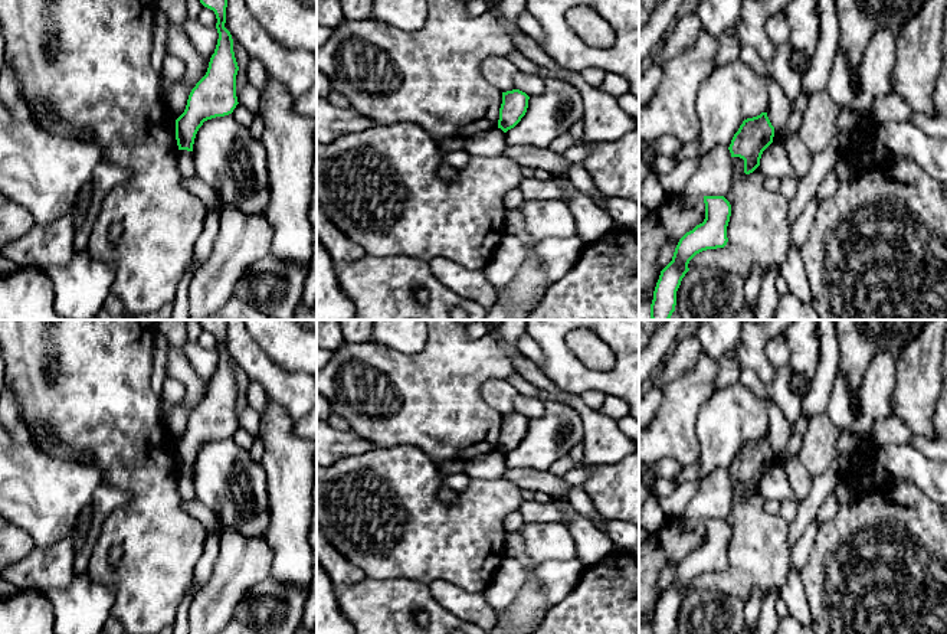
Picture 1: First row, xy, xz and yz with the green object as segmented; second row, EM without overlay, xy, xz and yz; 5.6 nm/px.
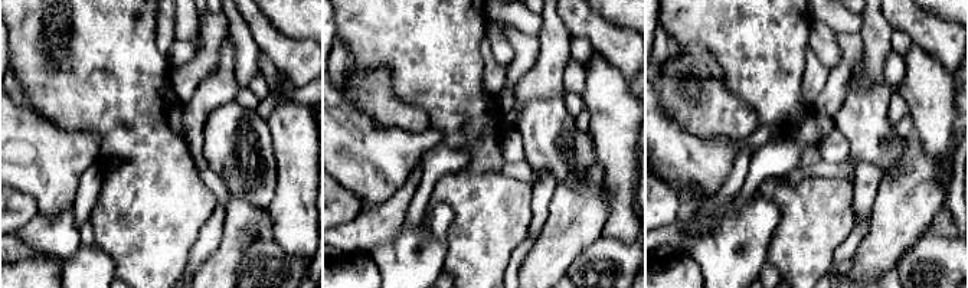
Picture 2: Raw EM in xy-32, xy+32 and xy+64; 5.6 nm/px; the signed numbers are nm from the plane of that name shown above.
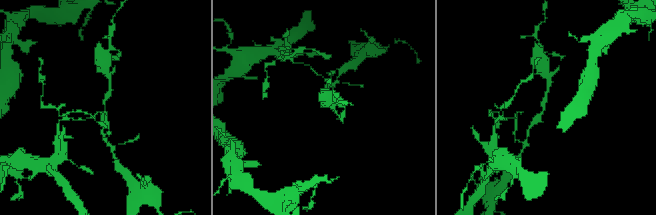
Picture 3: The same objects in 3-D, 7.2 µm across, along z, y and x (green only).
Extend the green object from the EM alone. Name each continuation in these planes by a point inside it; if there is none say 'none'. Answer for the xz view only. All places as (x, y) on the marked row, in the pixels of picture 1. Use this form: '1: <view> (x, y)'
none

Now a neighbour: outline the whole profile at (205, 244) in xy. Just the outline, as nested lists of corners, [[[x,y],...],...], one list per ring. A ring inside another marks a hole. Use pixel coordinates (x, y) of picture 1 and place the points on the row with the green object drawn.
[[[217,195],[216,205],[207,207],[207,215],[204,219],[204,228],[196,242],[194,254],[190,261],[193,271],[203,267],[204,262],[210,258],[212,249],[214,246],[217,233],[220,231],[220,215],[225,209],[222,197]]]

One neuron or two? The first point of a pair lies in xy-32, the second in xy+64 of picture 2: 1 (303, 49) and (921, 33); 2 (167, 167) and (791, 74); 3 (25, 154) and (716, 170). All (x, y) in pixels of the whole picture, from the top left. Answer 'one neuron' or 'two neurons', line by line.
1: one neuron
2: one neuron
3: one neuron

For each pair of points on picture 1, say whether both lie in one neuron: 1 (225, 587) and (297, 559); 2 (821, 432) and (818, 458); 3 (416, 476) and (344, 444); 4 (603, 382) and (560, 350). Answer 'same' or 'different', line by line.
1: different
2: same
3: different
4: same

